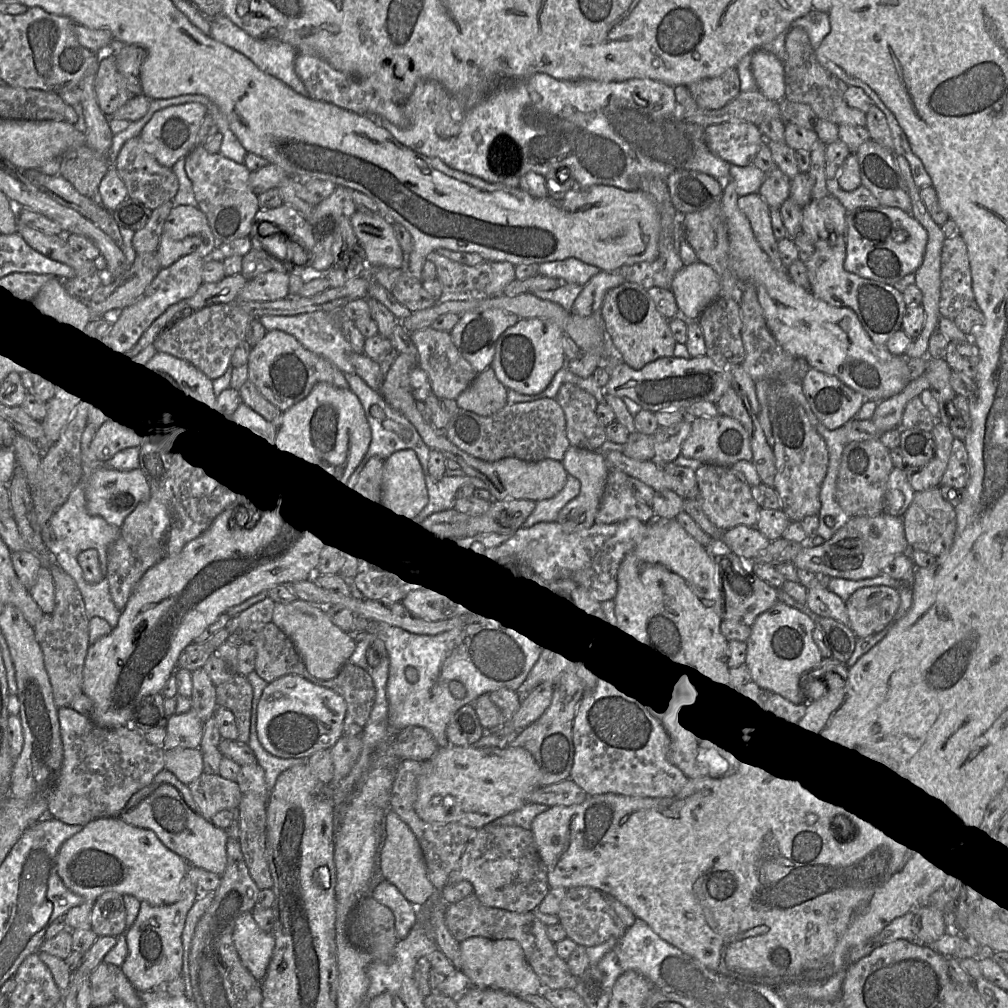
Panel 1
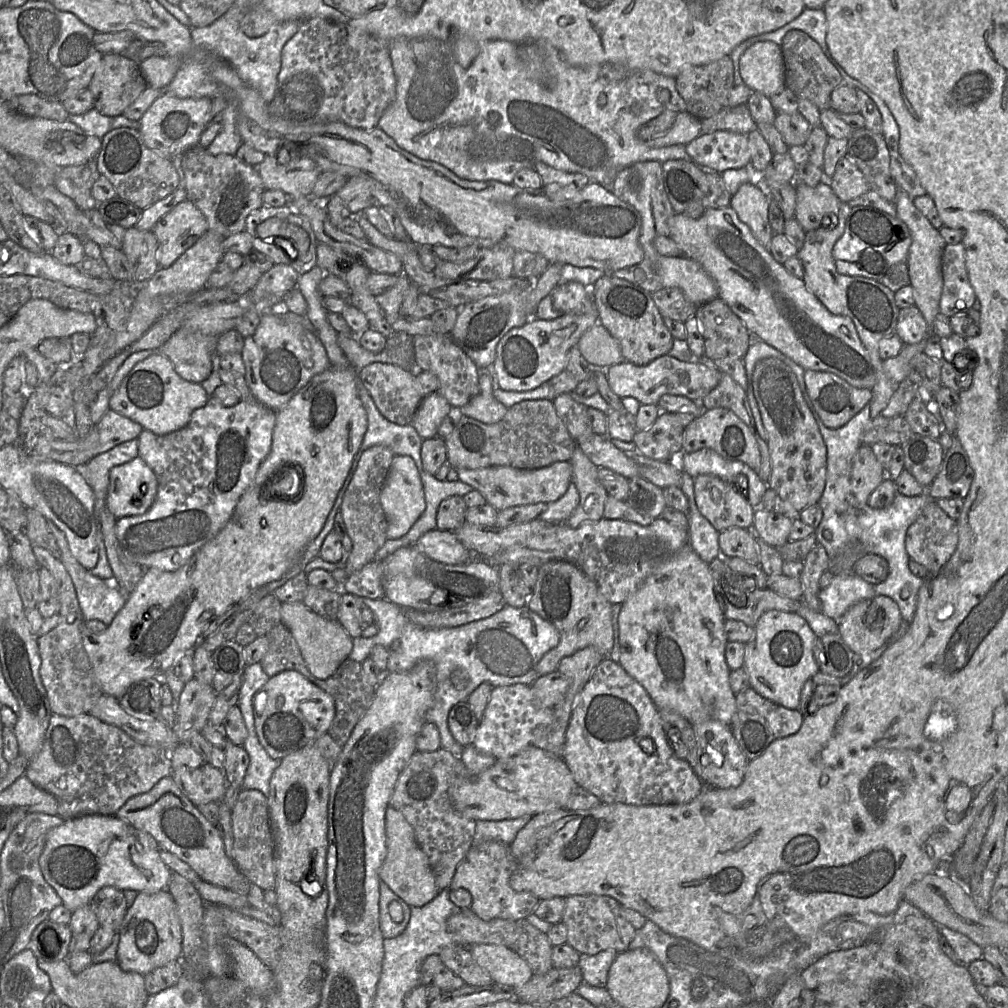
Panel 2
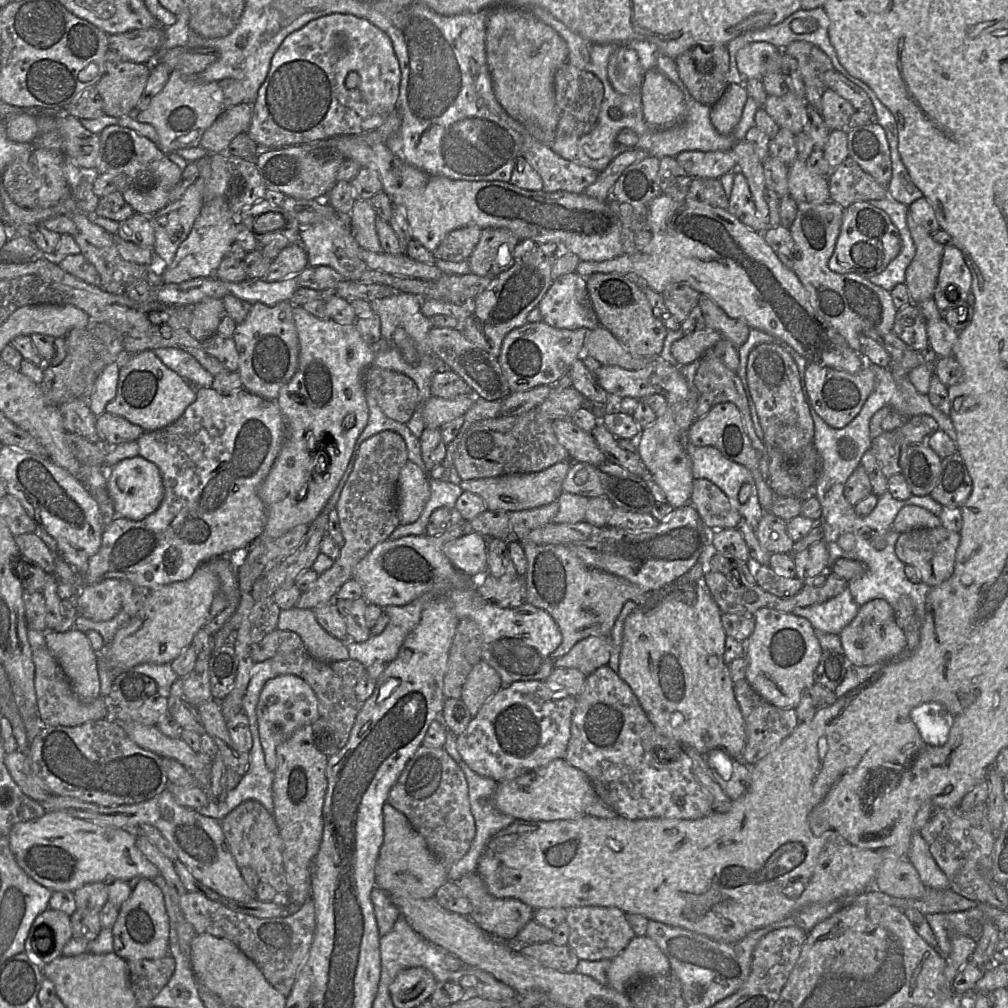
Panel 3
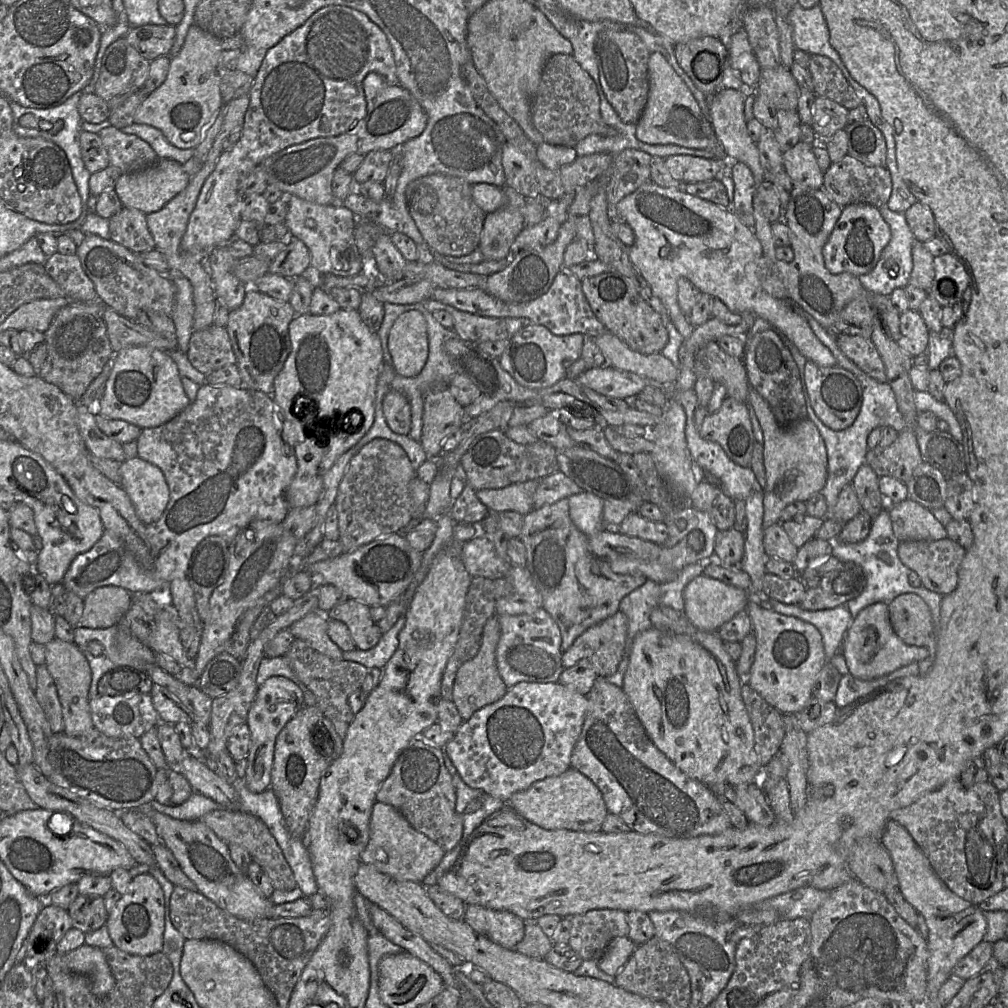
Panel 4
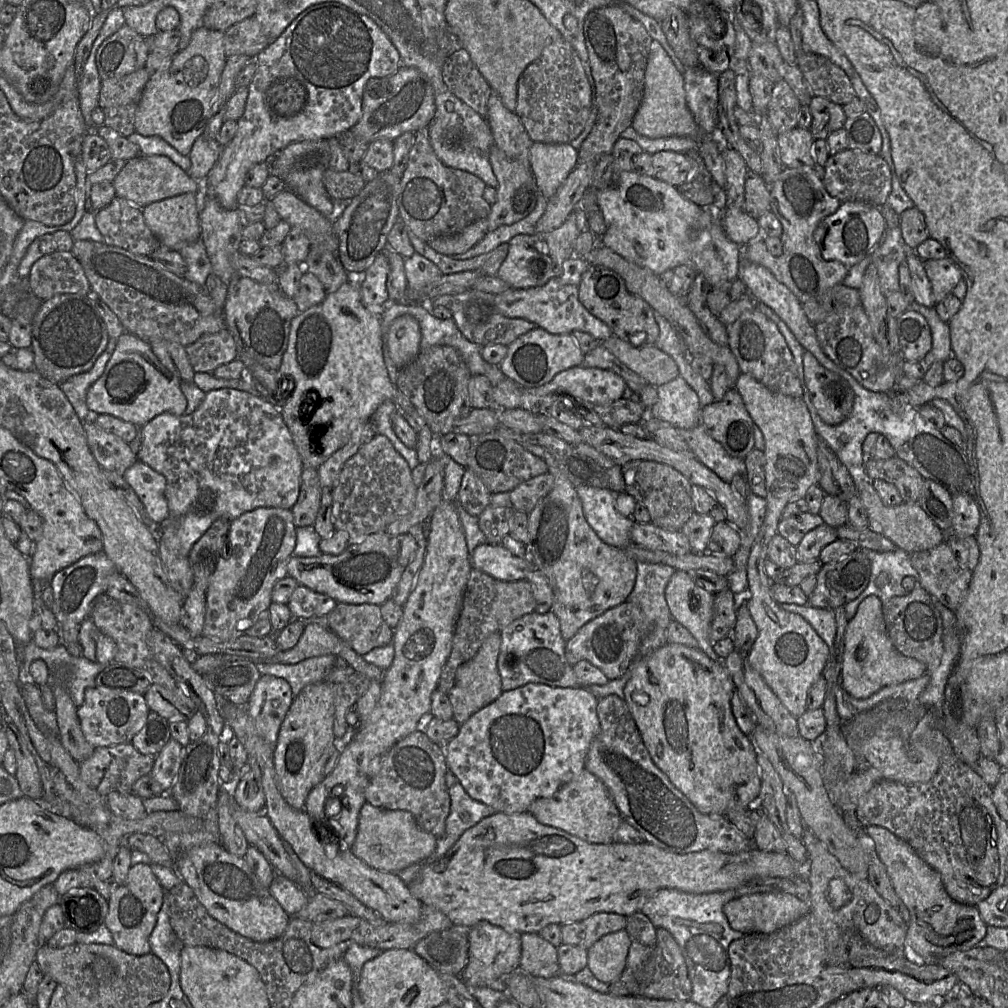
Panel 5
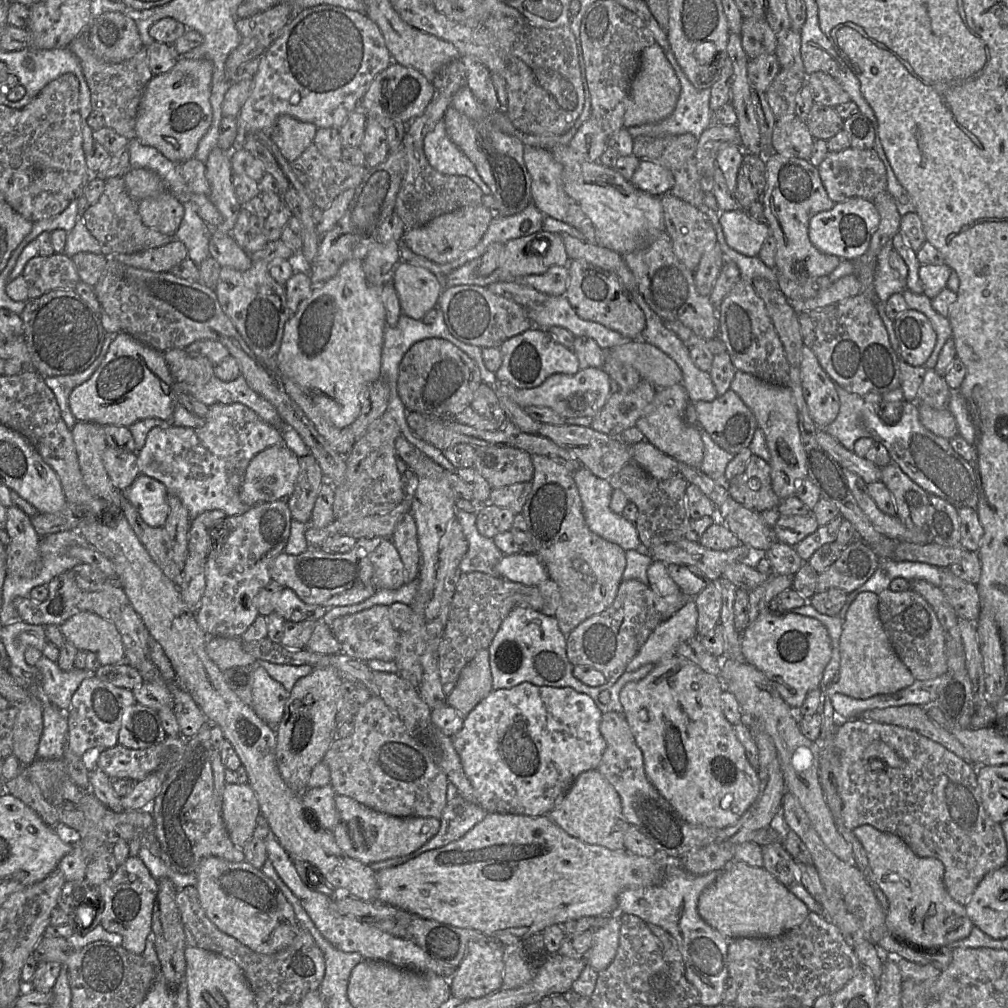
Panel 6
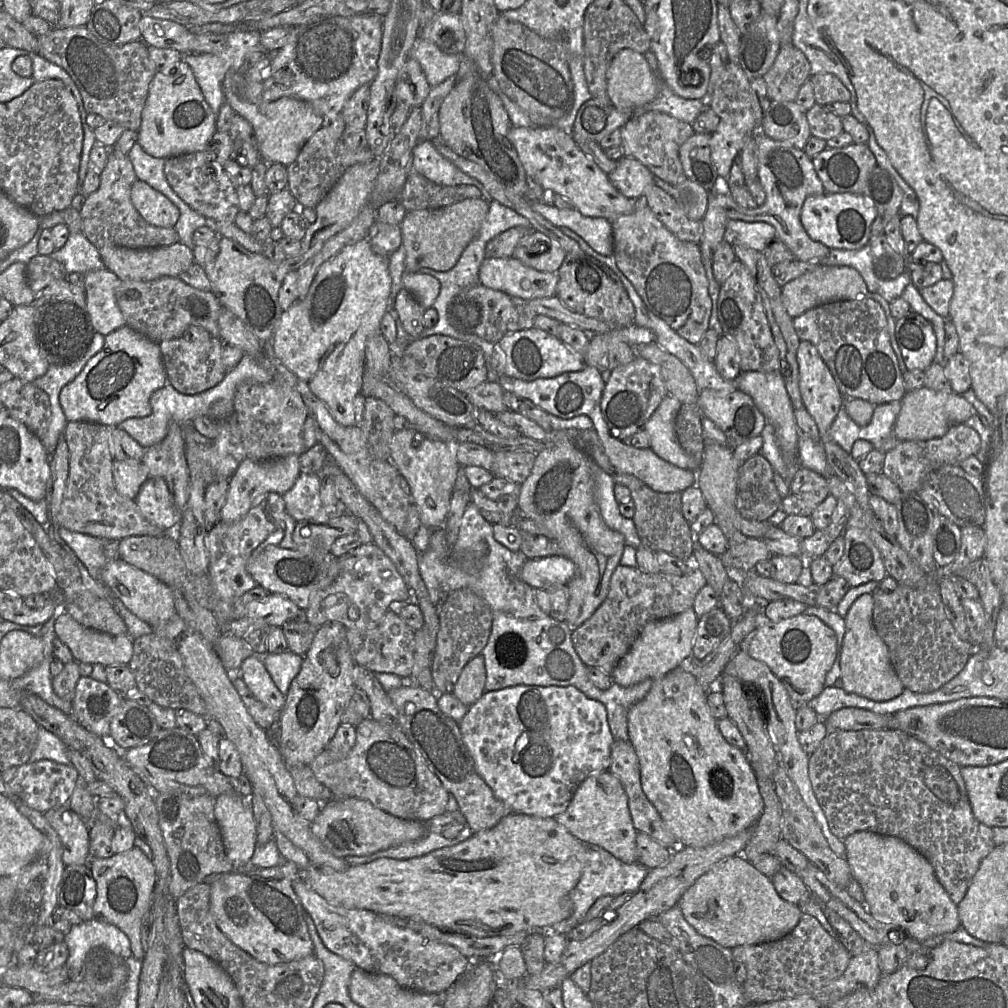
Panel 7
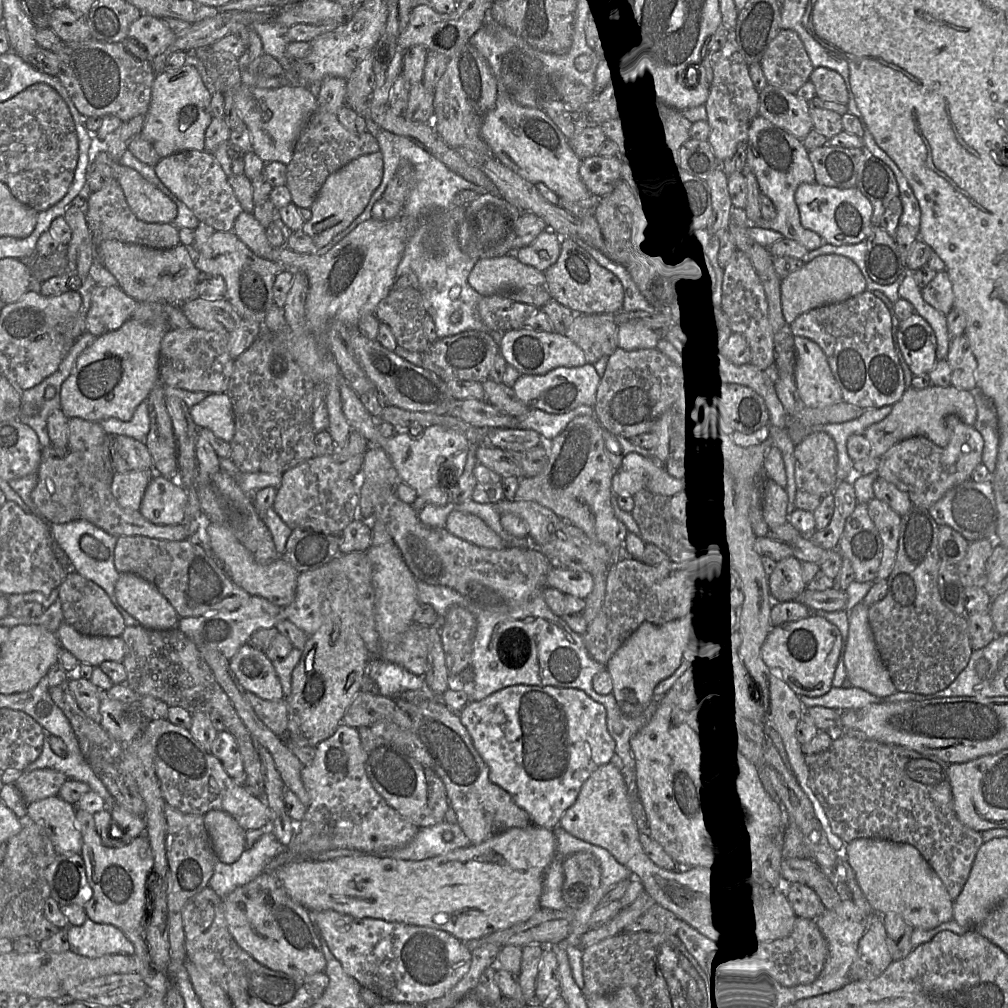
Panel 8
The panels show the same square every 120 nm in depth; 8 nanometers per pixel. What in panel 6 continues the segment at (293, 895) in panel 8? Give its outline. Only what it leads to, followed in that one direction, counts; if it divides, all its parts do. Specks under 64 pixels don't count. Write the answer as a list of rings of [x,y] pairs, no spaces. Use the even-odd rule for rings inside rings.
[[[488,813],[481,822],[476,824],[462,838],[447,844],[444,847],[433,849],[395,867],[376,871],[375,878],[378,887],[378,900],[417,915],[422,919],[435,920],[458,928],[467,928],[478,931],[486,936],[493,937],[503,946],[517,946],[529,936],[542,932],[552,925],[564,923],[586,916],[609,916],[617,911],[617,898],[619,894],[630,888],[640,888],[657,885],[662,882],[664,866],[666,863],[677,863],[679,859],[669,858],[664,853],[656,853],[653,857],[637,856],[626,849],[610,850],[599,845],[591,845],[568,835],[556,825],[547,815],[528,816],[511,813]]]

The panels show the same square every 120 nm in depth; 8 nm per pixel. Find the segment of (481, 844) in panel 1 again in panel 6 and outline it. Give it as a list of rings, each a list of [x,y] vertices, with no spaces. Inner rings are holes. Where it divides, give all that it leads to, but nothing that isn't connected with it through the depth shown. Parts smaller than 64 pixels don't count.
[[[470,942],[466,954],[449,979],[456,1001],[480,998],[501,989],[505,948],[500,942]]]

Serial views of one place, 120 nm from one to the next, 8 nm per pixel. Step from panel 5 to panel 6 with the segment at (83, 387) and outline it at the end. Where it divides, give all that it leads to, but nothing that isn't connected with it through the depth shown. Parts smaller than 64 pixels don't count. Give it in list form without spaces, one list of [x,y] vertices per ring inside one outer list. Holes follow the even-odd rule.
[[[108,334],[103,341],[101,351],[94,362],[84,371],[71,375],[62,375],[44,378],[45,384],[52,390],[60,408],[61,417],[66,426],[71,429],[77,423],[69,406],[69,395],[74,388],[86,382],[98,369],[104,360],[112,341],[118,334]]]

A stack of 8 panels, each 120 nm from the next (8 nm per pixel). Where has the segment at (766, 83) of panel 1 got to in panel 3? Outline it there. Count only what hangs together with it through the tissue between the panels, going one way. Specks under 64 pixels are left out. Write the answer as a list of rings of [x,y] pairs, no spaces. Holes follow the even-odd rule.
[[[768,42],[748,43],[736,54],[737,69],[745,80],[762,79],[766,73],[781,71],[783,52]]]

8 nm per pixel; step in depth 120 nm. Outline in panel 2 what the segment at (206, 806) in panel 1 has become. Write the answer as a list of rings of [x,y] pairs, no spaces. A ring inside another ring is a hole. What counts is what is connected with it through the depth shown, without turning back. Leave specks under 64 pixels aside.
[[[209,763],[198,768],[181,766],[170,775],[179,789],[197,807],[224,799],[228,782],[223,771]]]

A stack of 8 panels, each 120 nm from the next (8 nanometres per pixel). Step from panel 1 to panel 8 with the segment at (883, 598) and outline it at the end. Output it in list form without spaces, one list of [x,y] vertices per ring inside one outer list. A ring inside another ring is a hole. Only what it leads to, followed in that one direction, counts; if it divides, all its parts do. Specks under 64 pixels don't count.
[[[857,603],[849,612],[849,630],[844,651],[844,666],[852,686],[861,688],[875,696],[886,697],[897,692],[890,674],[877,651],[873,632],[868,619],[869,607]]]

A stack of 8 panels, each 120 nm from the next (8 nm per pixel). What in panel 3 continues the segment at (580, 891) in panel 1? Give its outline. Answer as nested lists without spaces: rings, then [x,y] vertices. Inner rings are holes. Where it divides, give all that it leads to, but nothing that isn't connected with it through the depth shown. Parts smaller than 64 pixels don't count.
[[[585,906],[566,909],[565,922],[569,926],[568,945],[580,960],[612,960],[636,937],[626,914],[615,907]]]

